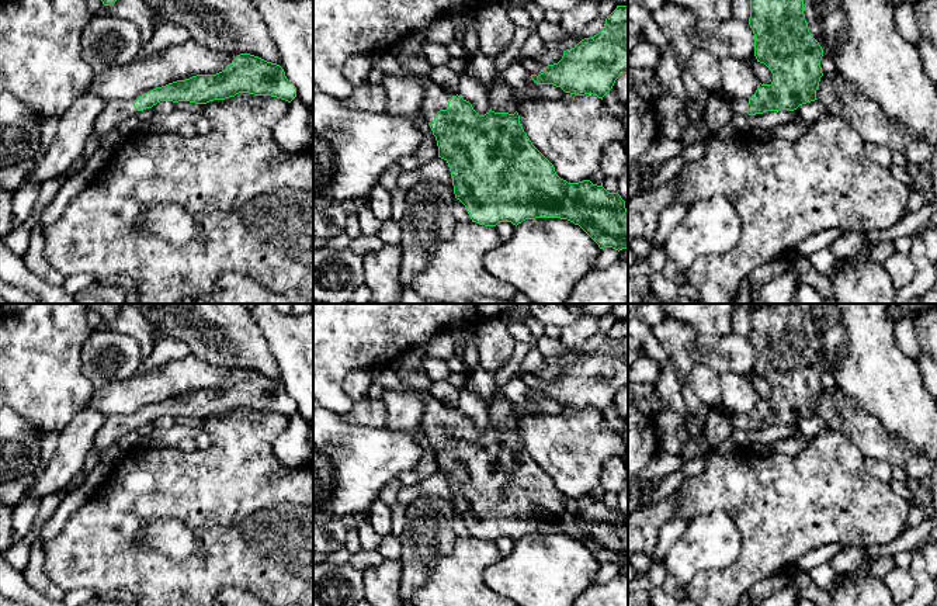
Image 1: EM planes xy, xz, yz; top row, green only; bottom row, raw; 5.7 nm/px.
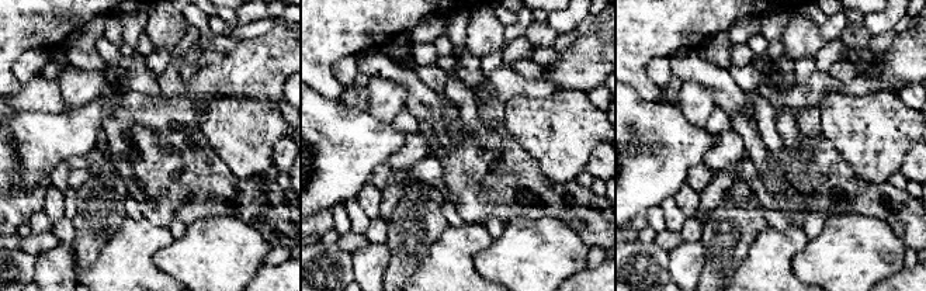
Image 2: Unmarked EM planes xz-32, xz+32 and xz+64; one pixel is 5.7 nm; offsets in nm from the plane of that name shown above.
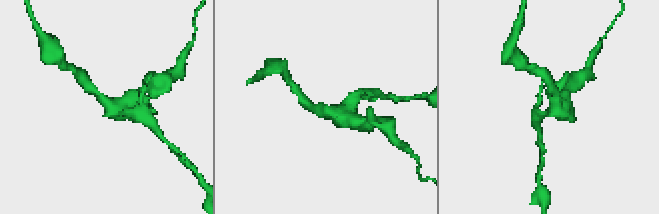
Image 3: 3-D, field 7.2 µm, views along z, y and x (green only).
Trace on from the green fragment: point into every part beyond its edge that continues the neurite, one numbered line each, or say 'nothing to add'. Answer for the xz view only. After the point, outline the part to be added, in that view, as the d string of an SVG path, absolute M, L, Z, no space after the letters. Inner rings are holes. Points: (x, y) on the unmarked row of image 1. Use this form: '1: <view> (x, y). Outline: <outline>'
1: xz (436, 414). Outline: M393 364L374 368L372 384L381 385L384 391L419 391L424 397L424 412L421 415L420 425L427 437L434 436L435 429L440 425L447 425L450 413L458 409L445 406L428 391L414 389L406 385L398 375Z

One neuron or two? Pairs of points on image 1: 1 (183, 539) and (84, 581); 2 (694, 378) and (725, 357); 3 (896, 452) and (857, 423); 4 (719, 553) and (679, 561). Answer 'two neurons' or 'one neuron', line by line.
1: two neurons
2: two neurons
3: one neuron
4: one neuron

